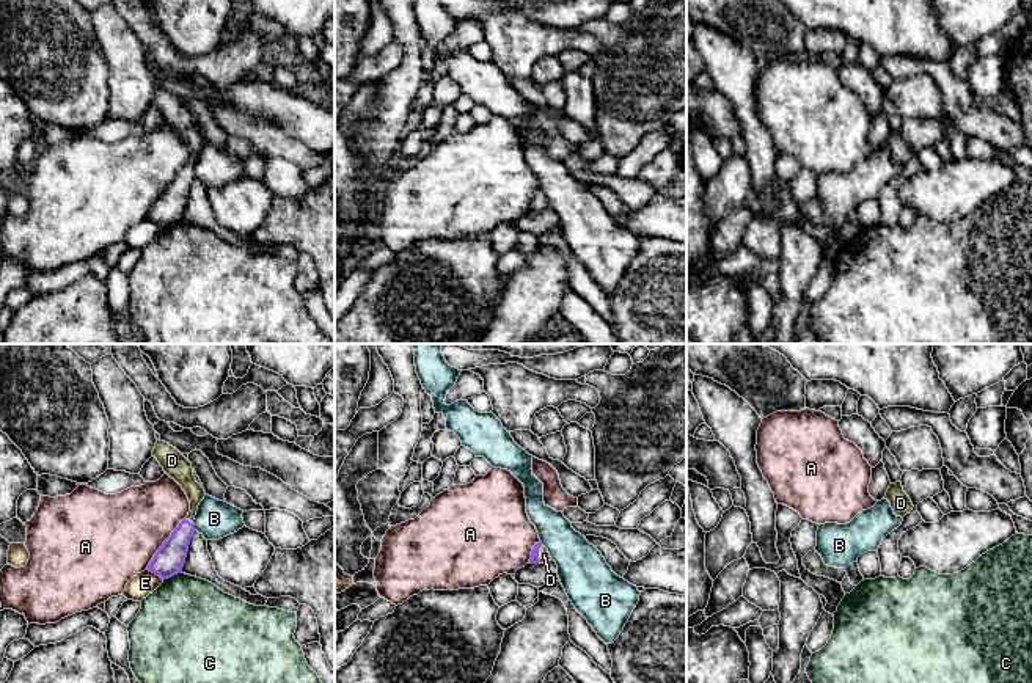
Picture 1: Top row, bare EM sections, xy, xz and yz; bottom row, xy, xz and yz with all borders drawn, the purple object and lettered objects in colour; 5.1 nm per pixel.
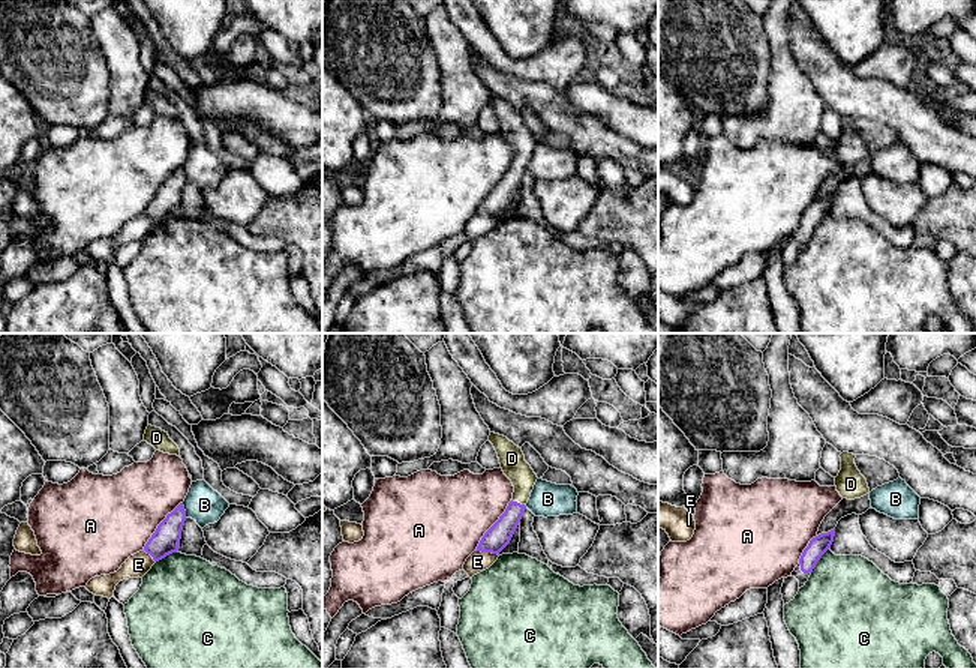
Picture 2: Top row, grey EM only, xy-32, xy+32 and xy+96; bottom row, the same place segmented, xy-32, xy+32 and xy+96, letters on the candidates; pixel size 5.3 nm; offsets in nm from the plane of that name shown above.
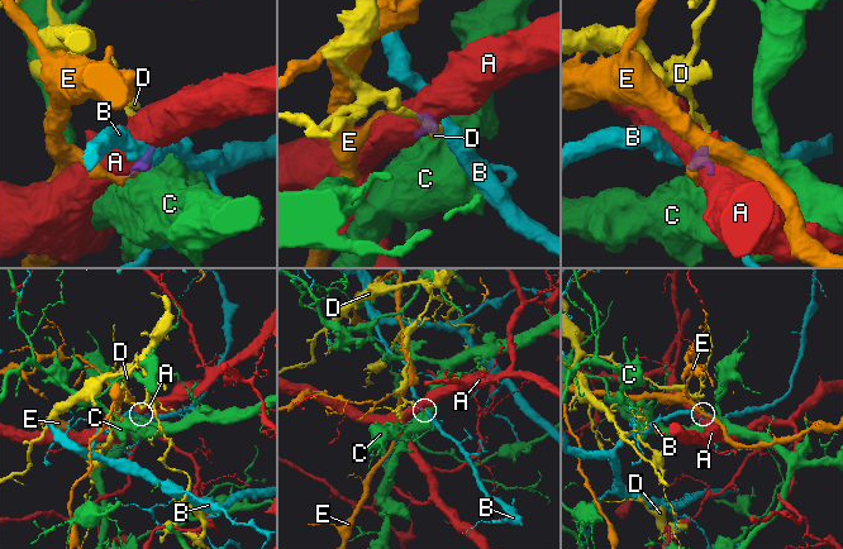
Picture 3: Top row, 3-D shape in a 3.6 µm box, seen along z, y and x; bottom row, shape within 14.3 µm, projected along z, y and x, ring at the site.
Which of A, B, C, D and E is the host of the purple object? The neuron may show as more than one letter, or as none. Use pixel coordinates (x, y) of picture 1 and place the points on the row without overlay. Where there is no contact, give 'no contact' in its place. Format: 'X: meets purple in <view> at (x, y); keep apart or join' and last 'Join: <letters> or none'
A: meets purple in xy at (164, 192); keep apart
B: meets purple in xy at (193, 175); keep apart
C: meets purple in xy at (172, 223); keep apart
D: meets purple in xz at (537, 203); join
E: meets purple in xy at (156, 222); keep apart
Join: D

